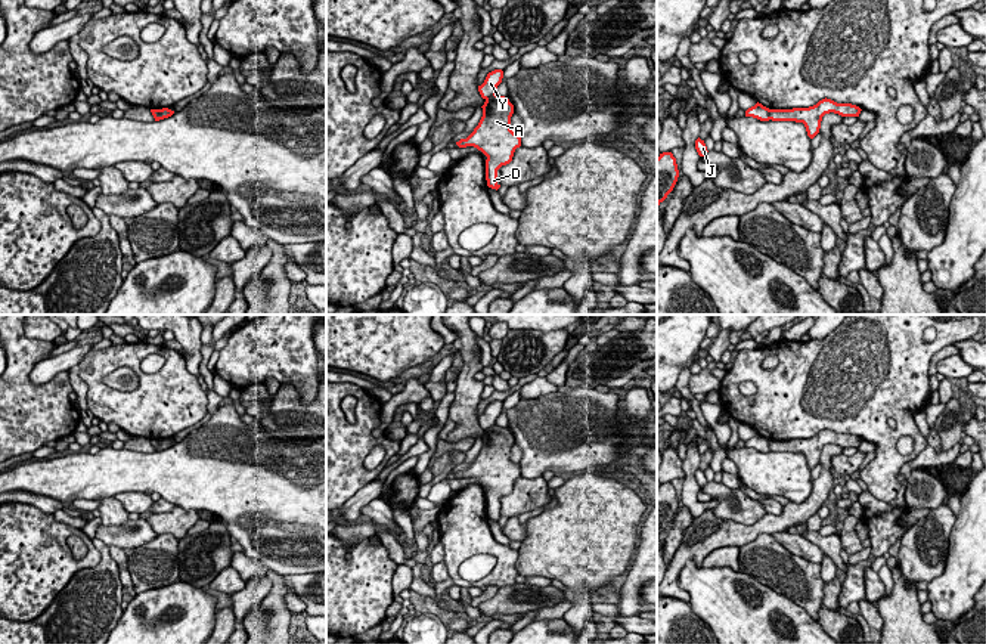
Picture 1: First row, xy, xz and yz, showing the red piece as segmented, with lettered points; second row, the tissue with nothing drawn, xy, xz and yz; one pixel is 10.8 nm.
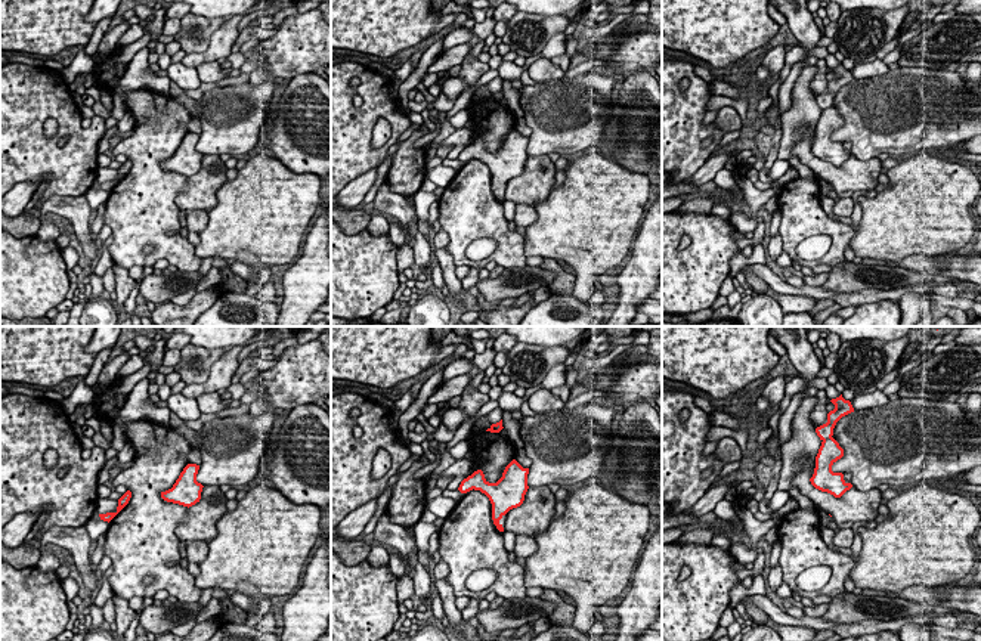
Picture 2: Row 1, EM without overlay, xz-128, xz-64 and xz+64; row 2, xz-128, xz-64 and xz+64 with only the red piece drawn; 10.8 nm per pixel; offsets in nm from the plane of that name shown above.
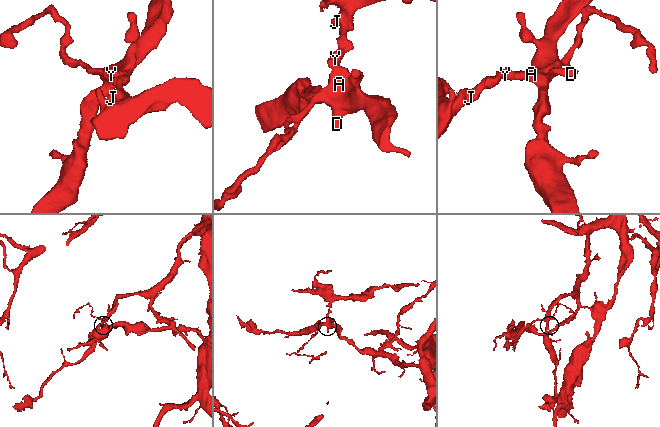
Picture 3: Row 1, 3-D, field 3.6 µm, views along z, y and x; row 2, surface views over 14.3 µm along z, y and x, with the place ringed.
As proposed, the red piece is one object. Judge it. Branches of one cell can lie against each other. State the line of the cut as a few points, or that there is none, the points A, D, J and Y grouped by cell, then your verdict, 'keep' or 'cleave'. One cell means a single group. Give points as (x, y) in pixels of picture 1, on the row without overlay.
cut in xz along (495, 423), (486, 430); A D / J Y; cleave

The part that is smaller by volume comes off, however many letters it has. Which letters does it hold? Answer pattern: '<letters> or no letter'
J, Y

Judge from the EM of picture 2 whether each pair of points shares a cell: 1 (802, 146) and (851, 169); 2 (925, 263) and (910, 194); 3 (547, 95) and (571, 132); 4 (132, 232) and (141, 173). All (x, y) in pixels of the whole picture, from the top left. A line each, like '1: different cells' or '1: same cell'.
1: same cell
2: different cells
3: same cell
4: same cell

